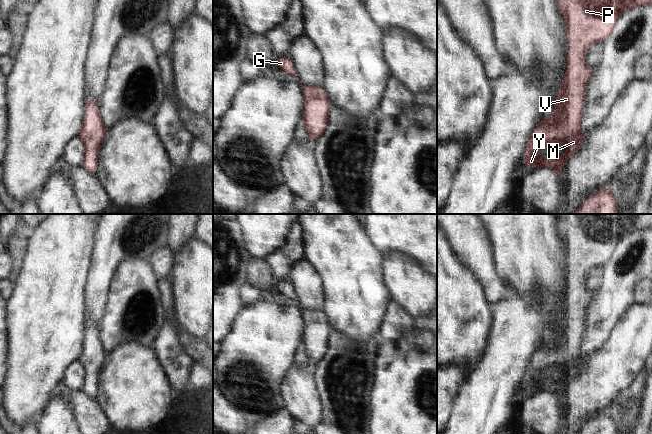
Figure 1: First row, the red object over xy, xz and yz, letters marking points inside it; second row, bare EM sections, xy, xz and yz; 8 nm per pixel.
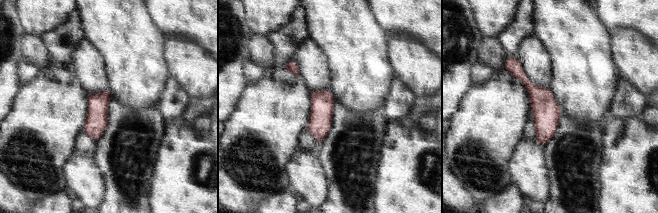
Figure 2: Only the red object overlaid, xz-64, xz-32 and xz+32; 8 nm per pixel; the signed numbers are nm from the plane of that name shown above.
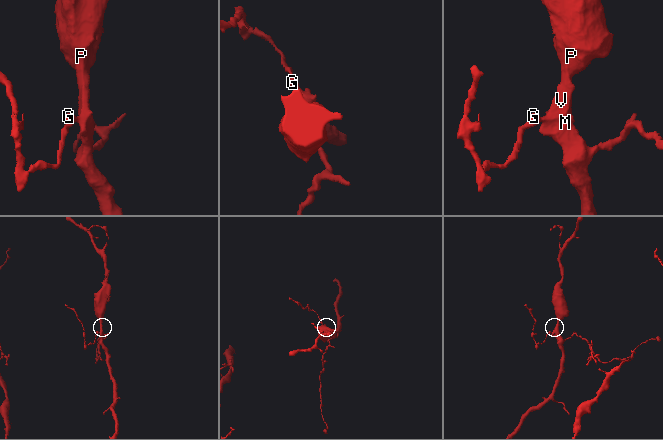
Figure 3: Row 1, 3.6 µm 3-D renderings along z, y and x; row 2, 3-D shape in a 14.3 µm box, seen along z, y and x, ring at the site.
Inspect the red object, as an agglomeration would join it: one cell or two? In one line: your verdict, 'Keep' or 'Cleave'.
Keep

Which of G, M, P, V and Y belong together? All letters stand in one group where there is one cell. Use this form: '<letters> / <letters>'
G M P V Y

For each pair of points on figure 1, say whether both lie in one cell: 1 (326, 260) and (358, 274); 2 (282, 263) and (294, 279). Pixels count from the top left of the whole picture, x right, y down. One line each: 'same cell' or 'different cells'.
1: same cell
2: different cells

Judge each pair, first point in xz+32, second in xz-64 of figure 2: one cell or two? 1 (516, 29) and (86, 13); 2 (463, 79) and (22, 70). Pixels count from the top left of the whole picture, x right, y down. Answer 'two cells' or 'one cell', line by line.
1: two cells
2: two cells

